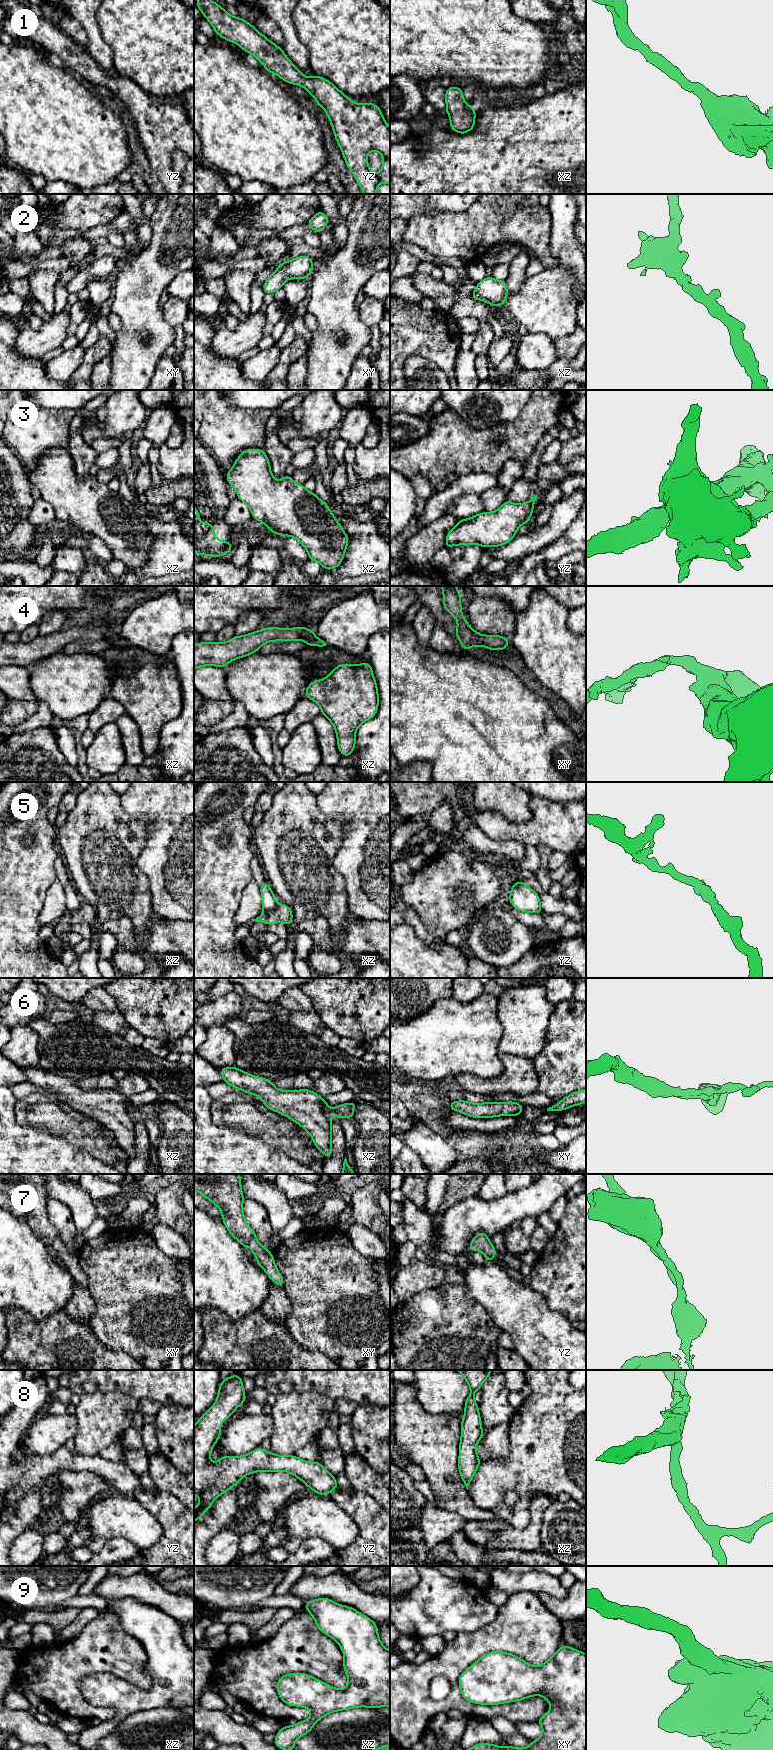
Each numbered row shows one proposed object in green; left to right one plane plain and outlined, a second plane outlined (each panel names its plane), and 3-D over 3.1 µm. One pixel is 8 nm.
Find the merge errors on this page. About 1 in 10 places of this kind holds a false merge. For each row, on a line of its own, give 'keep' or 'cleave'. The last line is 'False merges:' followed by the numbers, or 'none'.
1: keep
2: keep
3: keep
4: keep
5: cleave
6: keep
7: keep
8: keep
9: keep
False merges: 5

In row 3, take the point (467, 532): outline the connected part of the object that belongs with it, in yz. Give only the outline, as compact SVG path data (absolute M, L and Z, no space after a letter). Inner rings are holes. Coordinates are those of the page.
M537 497L522 504L507 499L495 512L481 512L468 519L459 519L459 523L448 531L445 547L479 544L485 548L509 543L518 528L529 523Z

